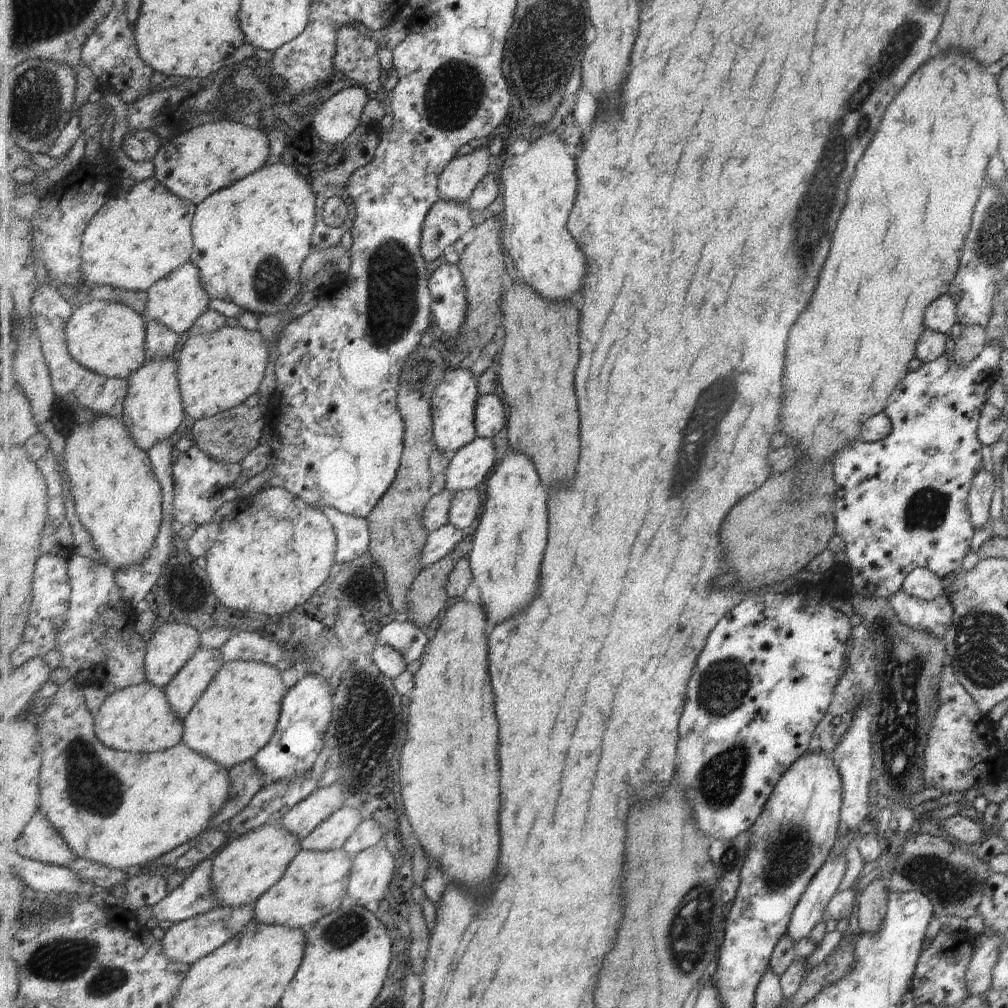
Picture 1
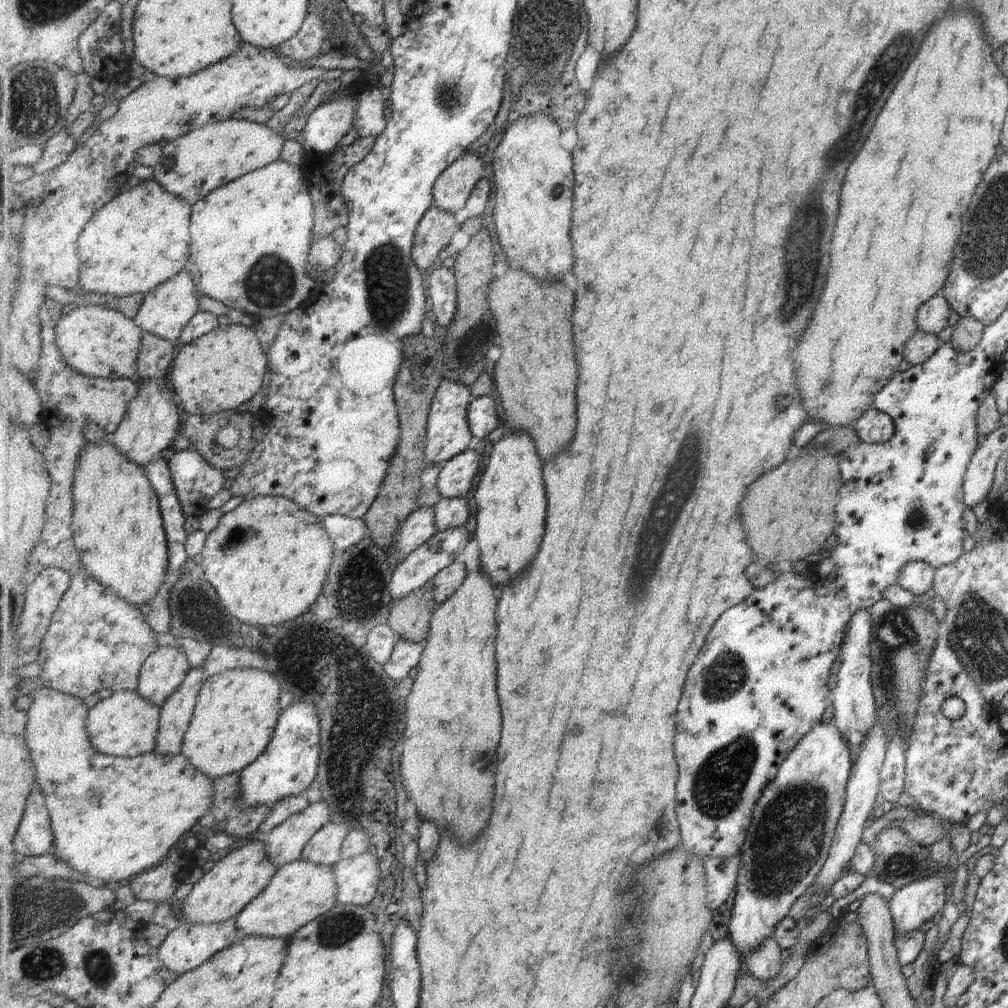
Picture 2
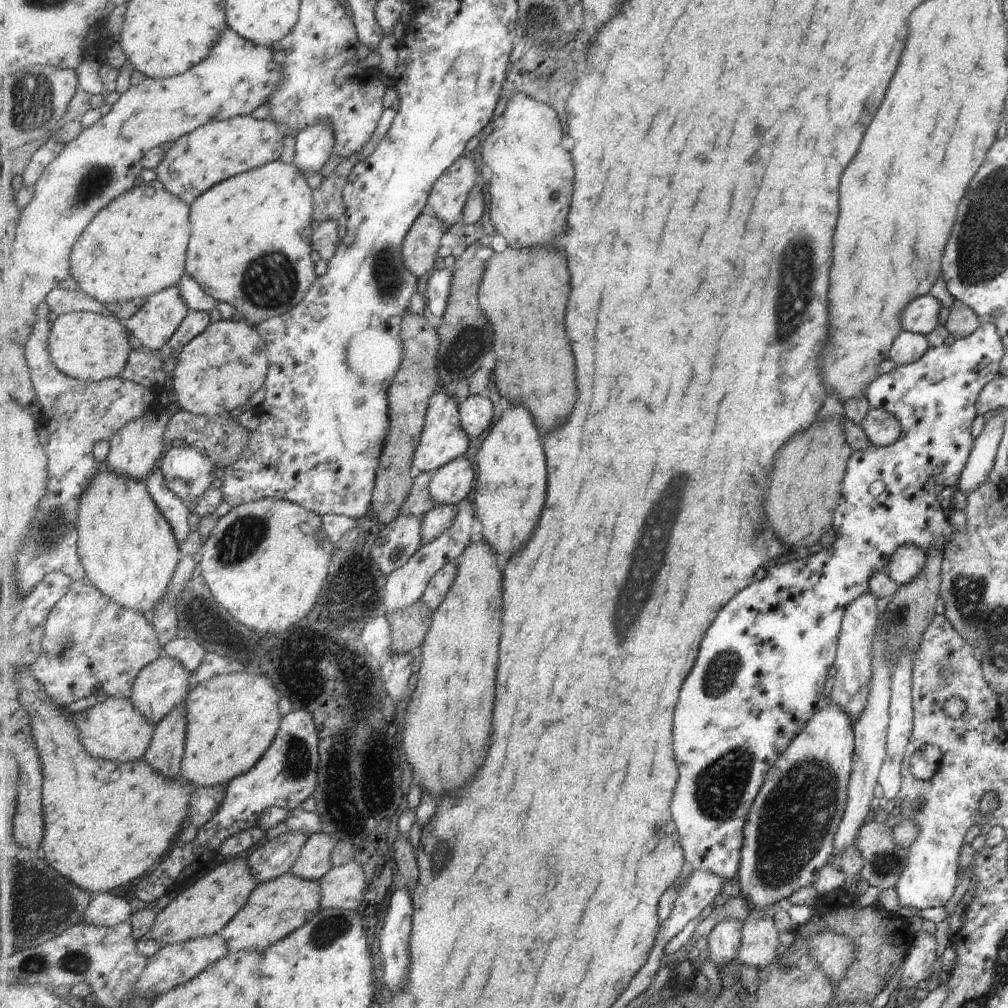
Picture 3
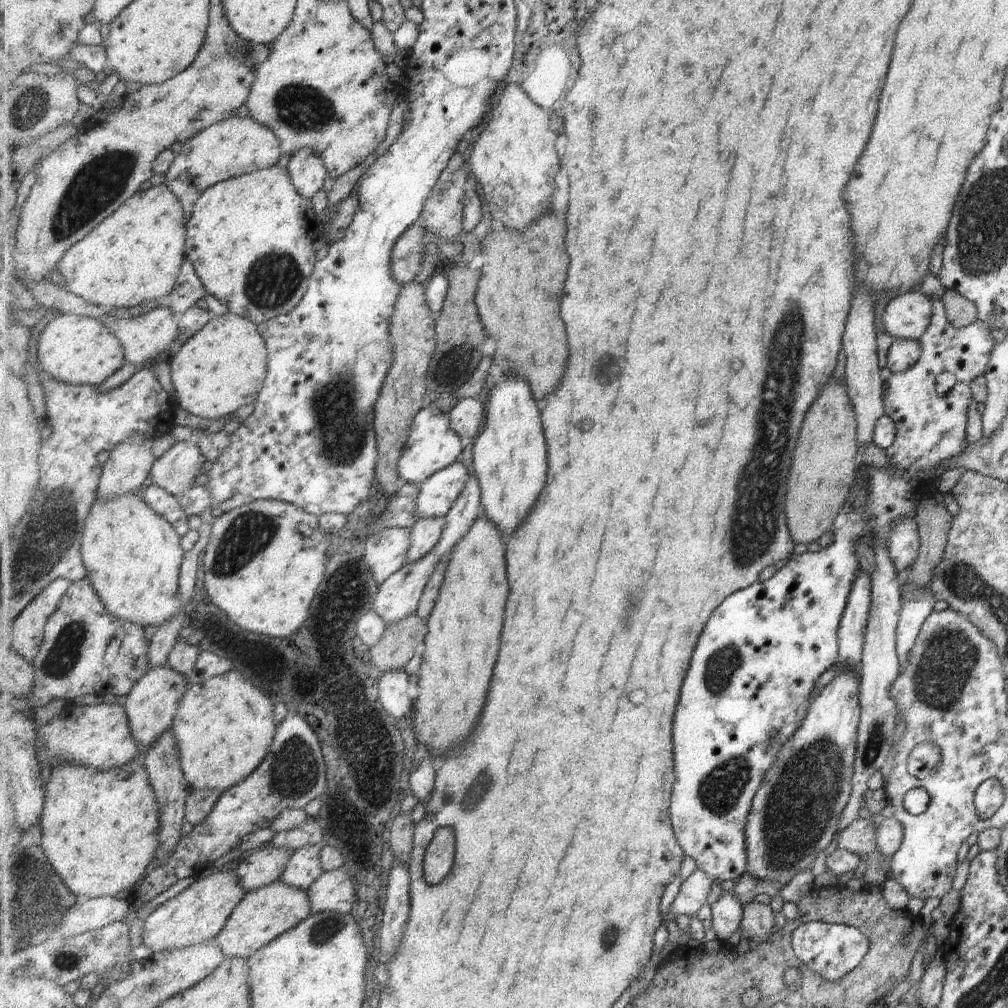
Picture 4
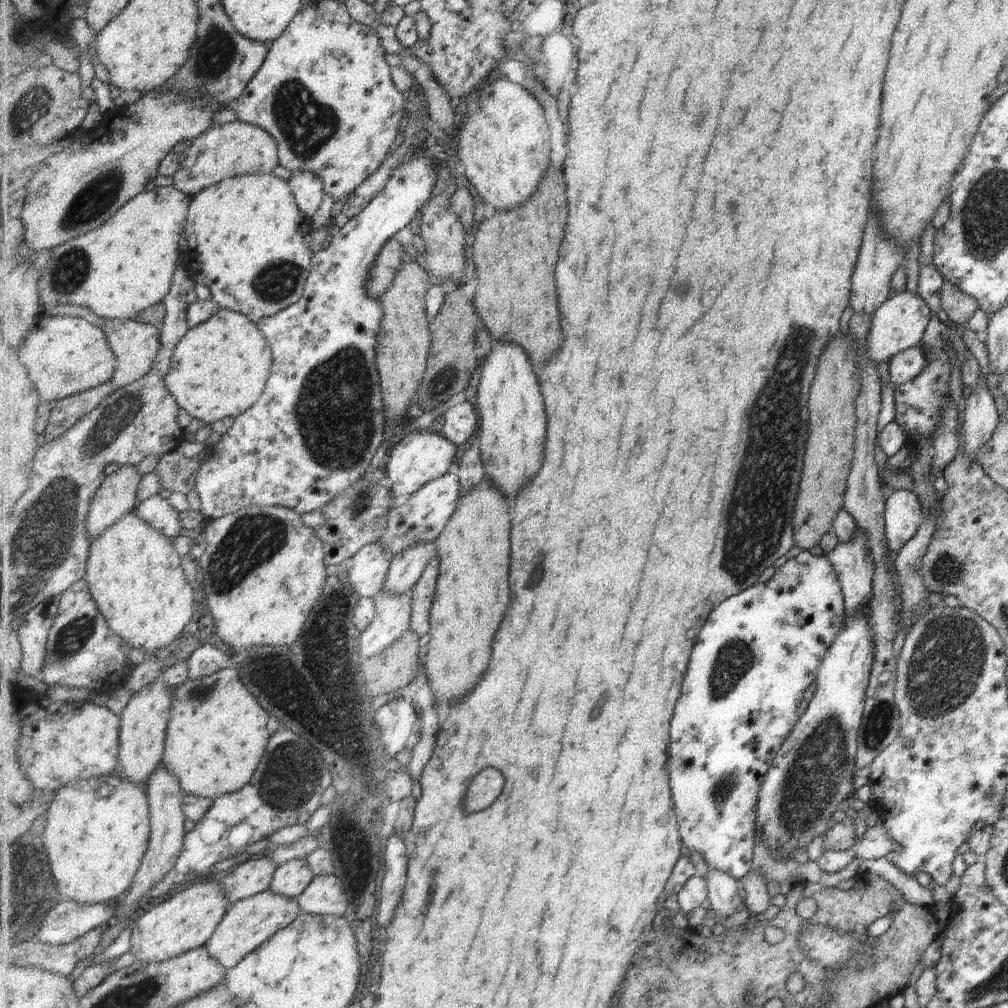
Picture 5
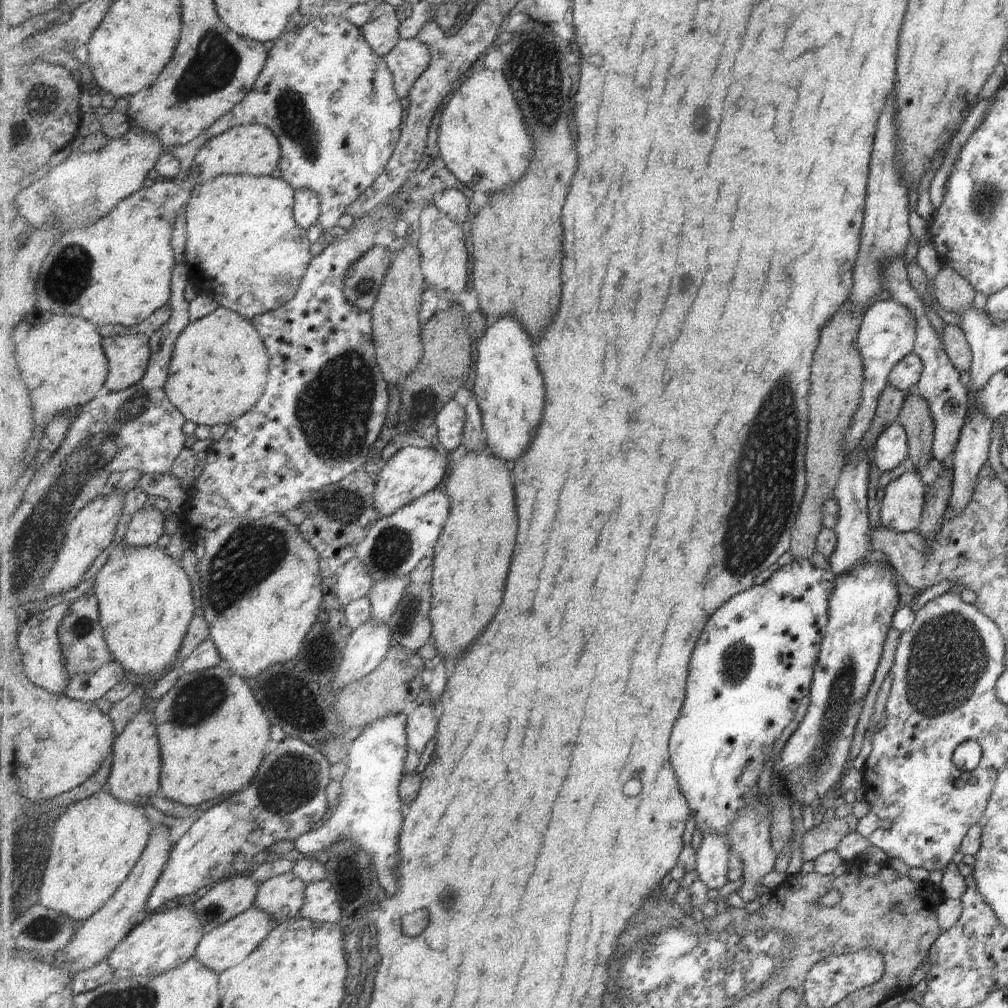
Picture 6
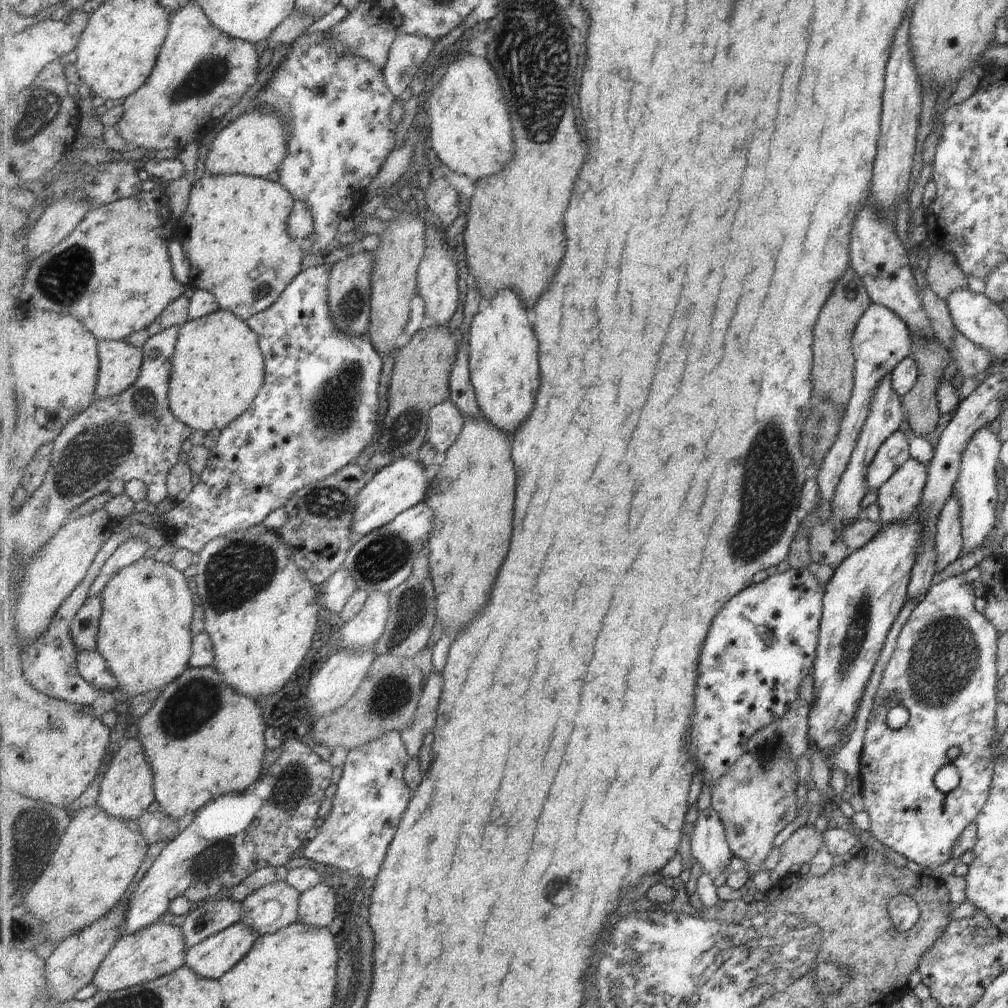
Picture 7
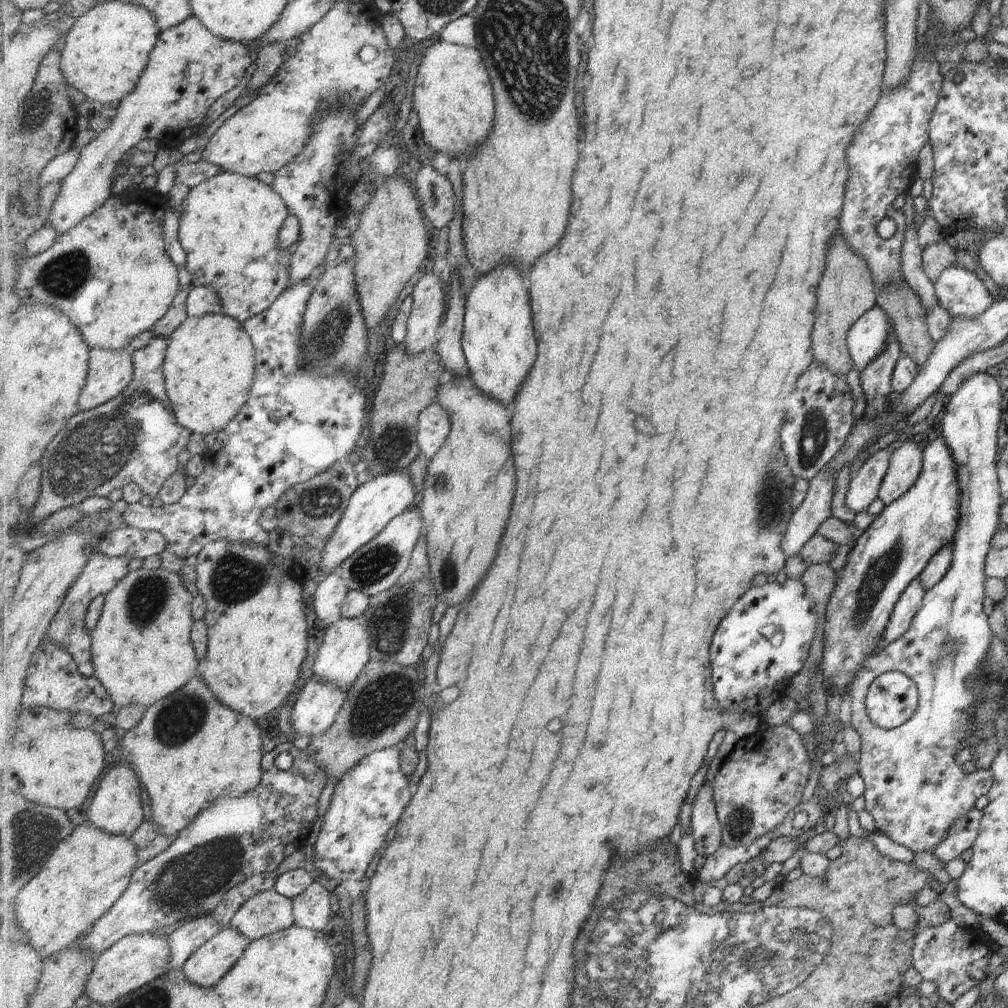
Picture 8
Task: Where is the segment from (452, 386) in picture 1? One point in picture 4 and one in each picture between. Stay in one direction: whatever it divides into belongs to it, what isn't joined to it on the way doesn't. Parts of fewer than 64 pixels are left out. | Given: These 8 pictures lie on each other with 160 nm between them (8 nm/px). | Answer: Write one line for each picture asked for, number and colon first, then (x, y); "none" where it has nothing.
2: (449, 433)
3: (444, 439)
4: (433, 445)

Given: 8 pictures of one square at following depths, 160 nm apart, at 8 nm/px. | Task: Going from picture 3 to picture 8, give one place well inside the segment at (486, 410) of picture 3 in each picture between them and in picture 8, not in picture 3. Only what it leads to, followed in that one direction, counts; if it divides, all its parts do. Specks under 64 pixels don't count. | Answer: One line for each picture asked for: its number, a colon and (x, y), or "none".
4: (467, 416)
5: (460, 424)
6: (451, 422)
7: (446, 423)
8: (435, 426)

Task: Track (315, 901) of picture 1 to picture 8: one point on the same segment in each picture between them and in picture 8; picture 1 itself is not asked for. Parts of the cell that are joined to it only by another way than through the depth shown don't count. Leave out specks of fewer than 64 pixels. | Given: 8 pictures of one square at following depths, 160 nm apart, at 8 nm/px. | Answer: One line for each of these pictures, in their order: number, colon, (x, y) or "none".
2: (300, 892)
3: (276, 908)
4: (266, 913)
5: (248, 923)
6: (226, 946)
7: (213, 958)
8: (209, 964)

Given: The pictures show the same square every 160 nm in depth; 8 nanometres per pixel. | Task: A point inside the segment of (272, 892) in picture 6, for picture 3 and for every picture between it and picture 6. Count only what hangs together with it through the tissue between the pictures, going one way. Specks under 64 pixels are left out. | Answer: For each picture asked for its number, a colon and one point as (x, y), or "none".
3: (315, 861)
4: (305, 866)
5: (292, 878)

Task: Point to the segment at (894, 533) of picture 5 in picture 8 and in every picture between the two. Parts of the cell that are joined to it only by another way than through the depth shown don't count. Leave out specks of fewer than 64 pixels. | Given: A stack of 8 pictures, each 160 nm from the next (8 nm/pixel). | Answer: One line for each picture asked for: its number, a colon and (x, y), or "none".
6: (900, 509)
7: (897, 498)
8: (904, 465)

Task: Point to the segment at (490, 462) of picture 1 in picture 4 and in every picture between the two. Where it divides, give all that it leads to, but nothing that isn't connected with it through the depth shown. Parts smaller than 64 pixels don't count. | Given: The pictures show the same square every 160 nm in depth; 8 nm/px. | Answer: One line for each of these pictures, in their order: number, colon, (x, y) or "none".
2: (456, 479)
3: (451, 484)
4: (438, 494)

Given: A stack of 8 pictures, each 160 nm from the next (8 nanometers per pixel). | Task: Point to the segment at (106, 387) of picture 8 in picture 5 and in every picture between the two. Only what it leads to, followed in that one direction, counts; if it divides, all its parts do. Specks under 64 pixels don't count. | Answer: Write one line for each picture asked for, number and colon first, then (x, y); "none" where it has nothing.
5: (136, 345)
6: (129, 354)
7: (121, 363)

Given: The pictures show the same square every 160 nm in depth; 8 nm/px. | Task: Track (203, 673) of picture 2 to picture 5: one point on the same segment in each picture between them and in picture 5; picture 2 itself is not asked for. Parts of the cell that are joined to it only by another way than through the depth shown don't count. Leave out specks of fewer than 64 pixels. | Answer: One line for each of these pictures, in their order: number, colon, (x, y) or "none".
3: (167, 749)
4: (163, 761)
5: (165, 792)

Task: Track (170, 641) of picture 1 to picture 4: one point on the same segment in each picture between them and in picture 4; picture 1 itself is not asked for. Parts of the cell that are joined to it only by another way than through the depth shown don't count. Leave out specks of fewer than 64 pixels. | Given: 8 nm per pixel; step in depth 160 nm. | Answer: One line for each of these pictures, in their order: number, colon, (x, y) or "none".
2: (162, 674)
3: (161, 686)
4: (152, 706)

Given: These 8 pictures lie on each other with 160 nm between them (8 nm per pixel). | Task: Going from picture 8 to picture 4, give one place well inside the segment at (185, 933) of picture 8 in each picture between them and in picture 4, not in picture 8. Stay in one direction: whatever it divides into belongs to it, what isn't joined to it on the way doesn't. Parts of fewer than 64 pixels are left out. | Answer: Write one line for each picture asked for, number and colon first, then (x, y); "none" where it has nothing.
4: (264, 866)
5: (255, 875)
6: (227, 899)
7: (205, 920)

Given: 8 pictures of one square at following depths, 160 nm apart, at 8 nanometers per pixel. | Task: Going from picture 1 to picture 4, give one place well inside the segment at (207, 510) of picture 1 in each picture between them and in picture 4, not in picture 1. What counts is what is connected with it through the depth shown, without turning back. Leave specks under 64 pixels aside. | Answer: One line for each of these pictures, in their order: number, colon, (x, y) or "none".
2: (197, 482)
3: (189, 473)
4: (176, 471)

